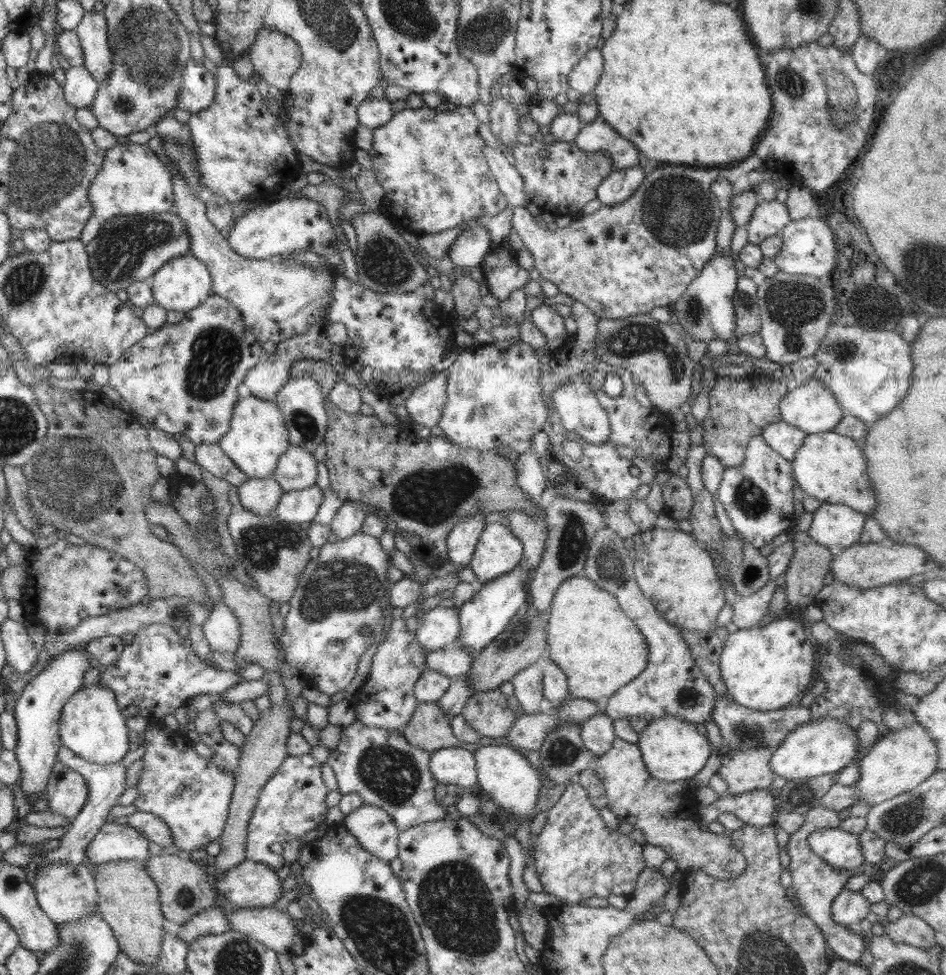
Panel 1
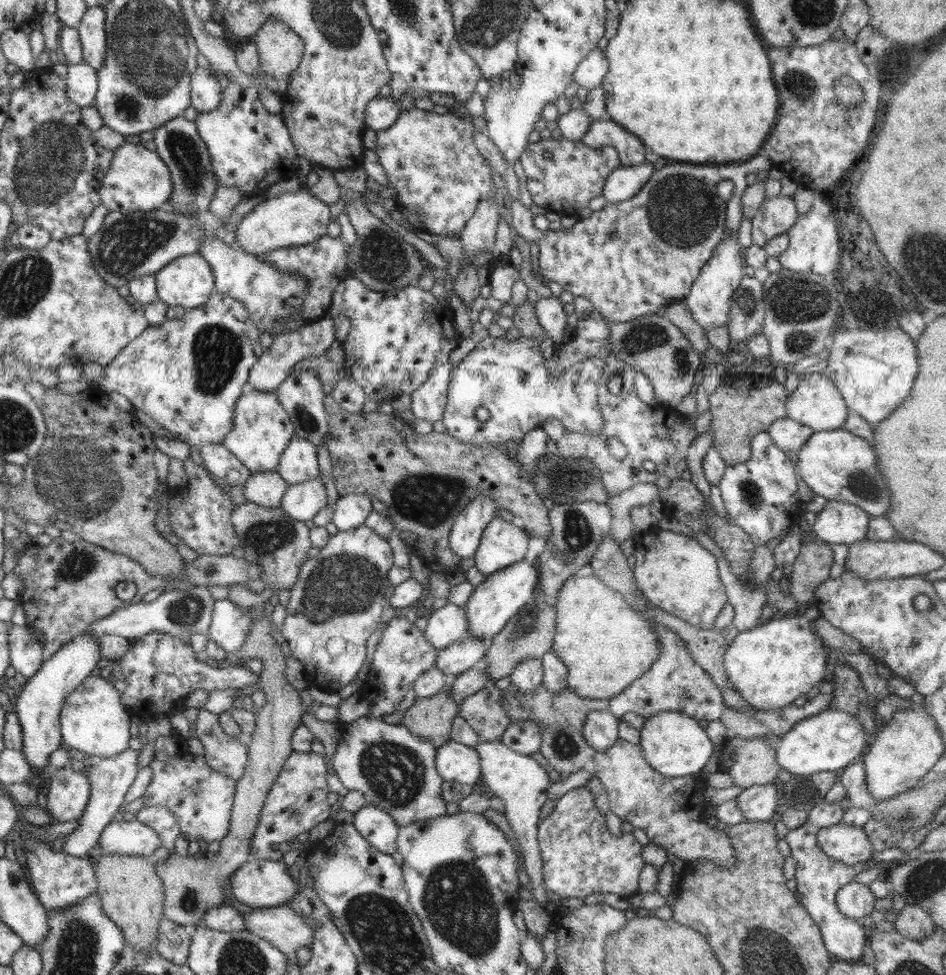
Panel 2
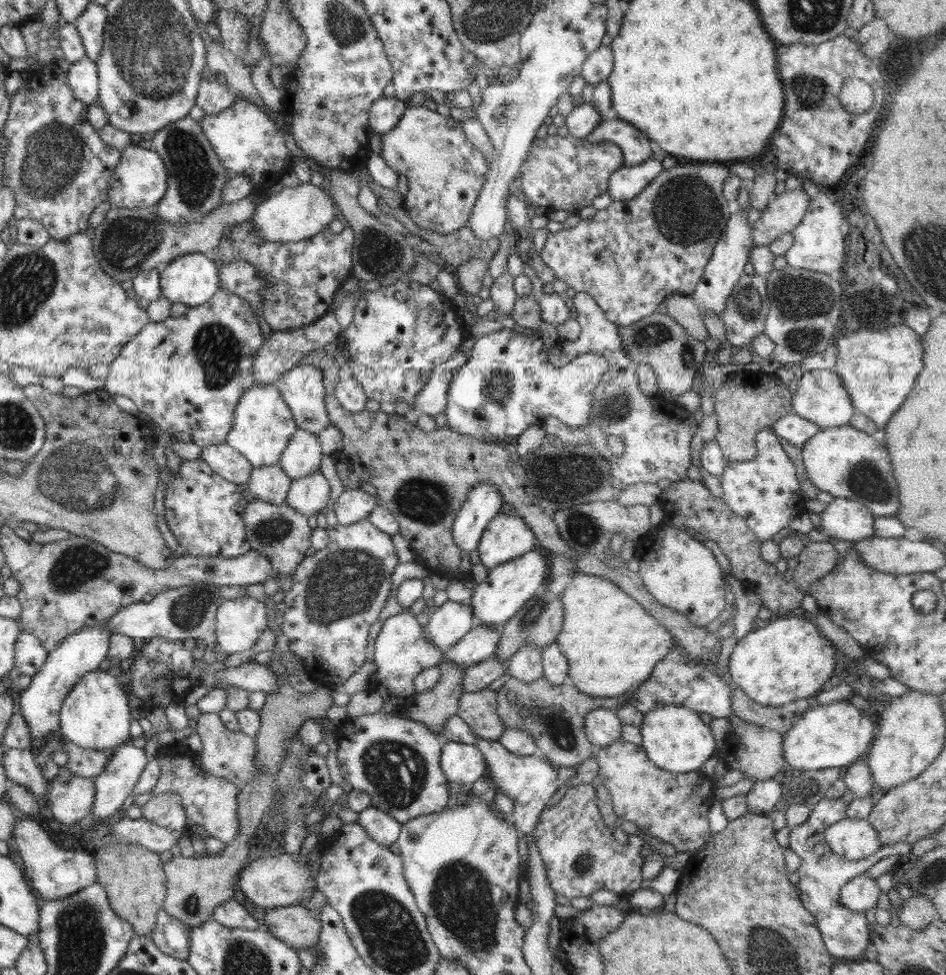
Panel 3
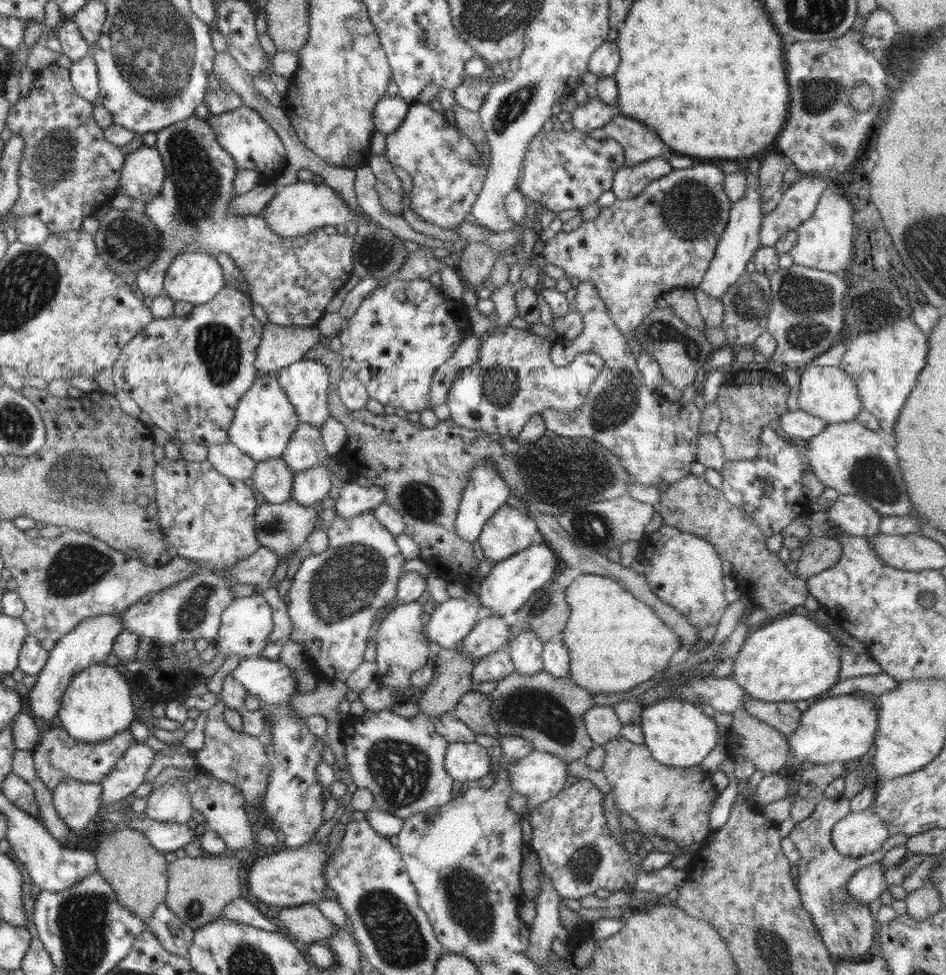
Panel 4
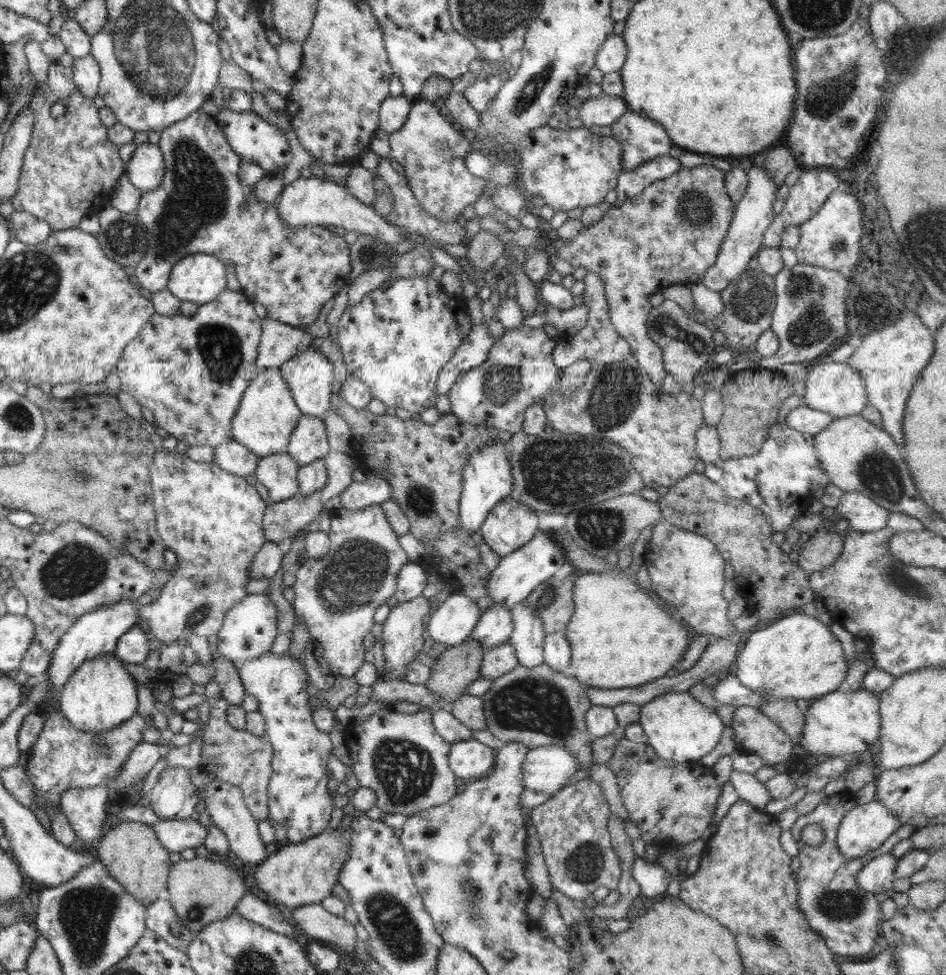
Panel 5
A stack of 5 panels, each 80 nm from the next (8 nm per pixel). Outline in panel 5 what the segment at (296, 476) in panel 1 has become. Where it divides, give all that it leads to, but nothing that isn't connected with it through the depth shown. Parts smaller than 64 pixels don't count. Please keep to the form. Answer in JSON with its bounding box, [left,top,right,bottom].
[288,415,329,467]

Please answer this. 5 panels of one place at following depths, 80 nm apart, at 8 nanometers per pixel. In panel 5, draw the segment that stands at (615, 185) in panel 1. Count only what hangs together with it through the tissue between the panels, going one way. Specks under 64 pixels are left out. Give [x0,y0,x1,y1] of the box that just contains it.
[617,154,680,203]

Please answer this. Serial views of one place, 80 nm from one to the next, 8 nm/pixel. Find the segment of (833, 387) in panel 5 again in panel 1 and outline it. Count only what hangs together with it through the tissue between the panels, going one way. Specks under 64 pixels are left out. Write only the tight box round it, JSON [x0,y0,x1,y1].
[780,377,846,434]

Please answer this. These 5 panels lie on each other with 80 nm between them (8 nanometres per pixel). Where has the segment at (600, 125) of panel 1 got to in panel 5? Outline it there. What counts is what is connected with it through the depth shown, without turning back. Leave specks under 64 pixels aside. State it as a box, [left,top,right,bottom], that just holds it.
[589,109,674,171]

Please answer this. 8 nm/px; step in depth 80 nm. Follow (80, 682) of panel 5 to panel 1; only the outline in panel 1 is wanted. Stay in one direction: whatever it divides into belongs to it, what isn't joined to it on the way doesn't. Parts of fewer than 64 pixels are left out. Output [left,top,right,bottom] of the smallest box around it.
[59,683,130,764]

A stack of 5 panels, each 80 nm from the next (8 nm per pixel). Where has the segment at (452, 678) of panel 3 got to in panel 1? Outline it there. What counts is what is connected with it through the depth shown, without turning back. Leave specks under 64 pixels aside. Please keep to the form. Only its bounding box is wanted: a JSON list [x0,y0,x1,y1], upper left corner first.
[400,701,520,753]

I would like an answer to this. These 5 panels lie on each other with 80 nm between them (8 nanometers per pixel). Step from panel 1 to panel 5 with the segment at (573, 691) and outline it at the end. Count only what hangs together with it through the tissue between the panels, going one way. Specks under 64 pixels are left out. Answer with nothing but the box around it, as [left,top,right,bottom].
[563,526,695,689]

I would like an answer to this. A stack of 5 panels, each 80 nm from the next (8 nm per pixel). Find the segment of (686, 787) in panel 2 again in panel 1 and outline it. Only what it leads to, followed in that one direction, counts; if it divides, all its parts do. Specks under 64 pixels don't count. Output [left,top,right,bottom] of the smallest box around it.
[593,738,746,881]

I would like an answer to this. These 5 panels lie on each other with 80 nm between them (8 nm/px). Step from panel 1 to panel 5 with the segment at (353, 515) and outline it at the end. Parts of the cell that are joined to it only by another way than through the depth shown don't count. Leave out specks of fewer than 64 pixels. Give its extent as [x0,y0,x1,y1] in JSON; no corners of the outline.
[340,474,392,510]

